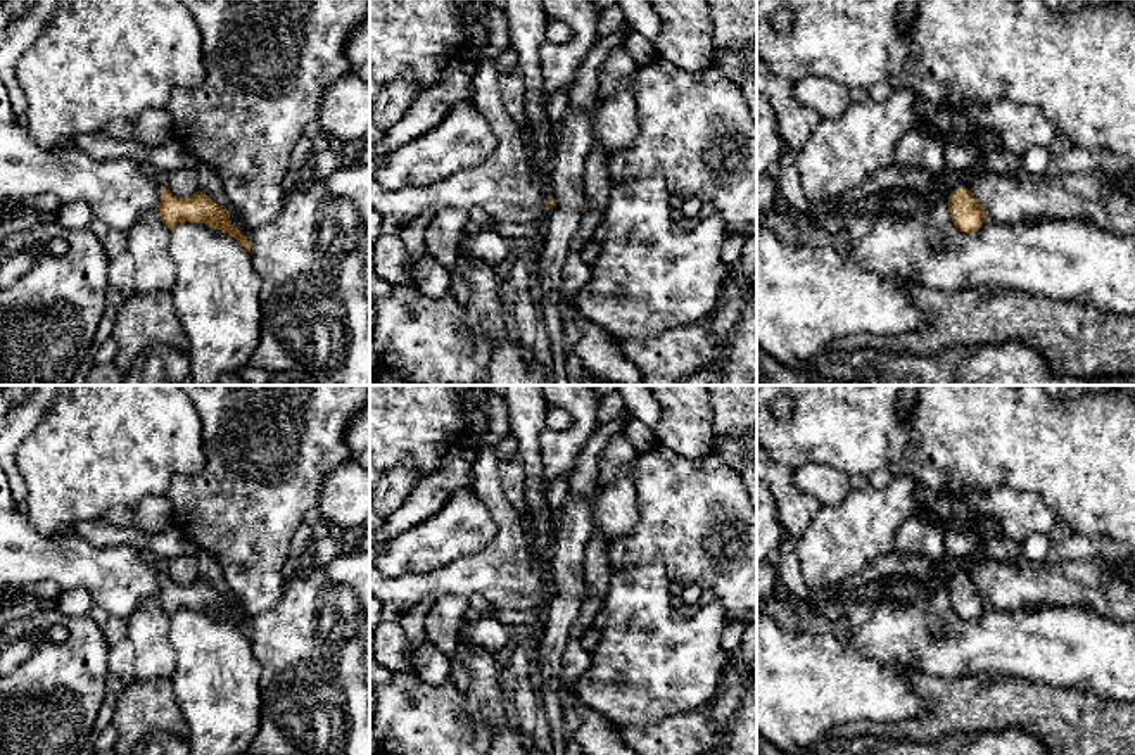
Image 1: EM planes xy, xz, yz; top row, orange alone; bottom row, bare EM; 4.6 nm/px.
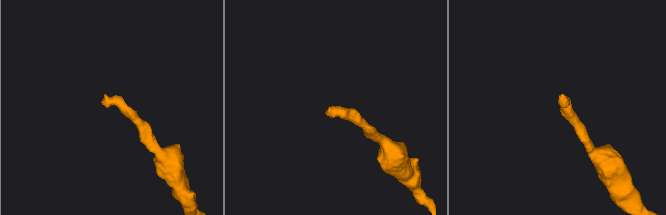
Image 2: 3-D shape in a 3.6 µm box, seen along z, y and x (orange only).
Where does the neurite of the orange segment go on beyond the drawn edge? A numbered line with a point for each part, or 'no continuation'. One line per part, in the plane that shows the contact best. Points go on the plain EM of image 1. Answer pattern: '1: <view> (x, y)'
1: xy (118, 577)

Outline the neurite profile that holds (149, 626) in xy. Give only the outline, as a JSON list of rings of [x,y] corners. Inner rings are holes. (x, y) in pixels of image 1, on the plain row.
[[[159,594],[150,596],[128,620],[126,639],[135,648],[135,681],[171,677],[176,651],[169,641],[171,617],[161,608]]]

